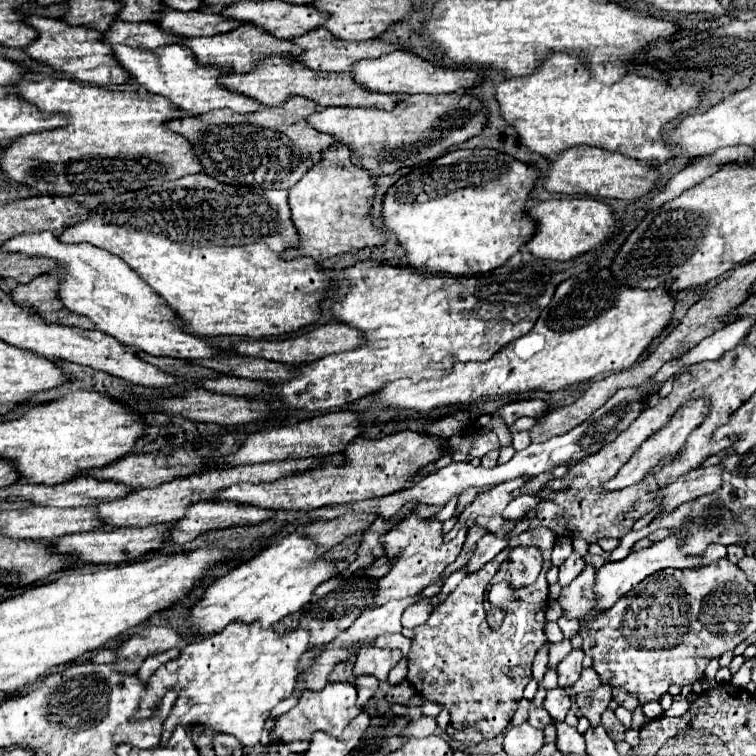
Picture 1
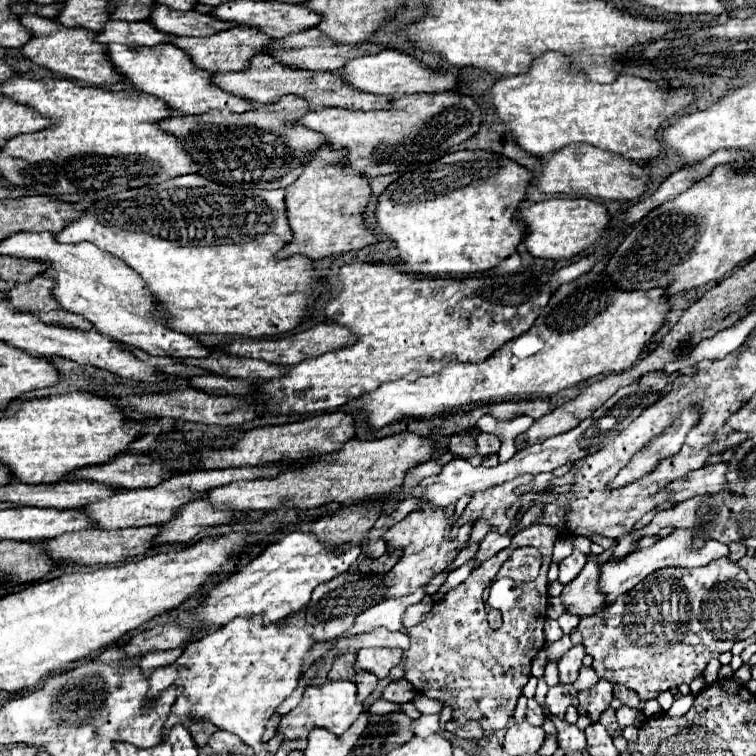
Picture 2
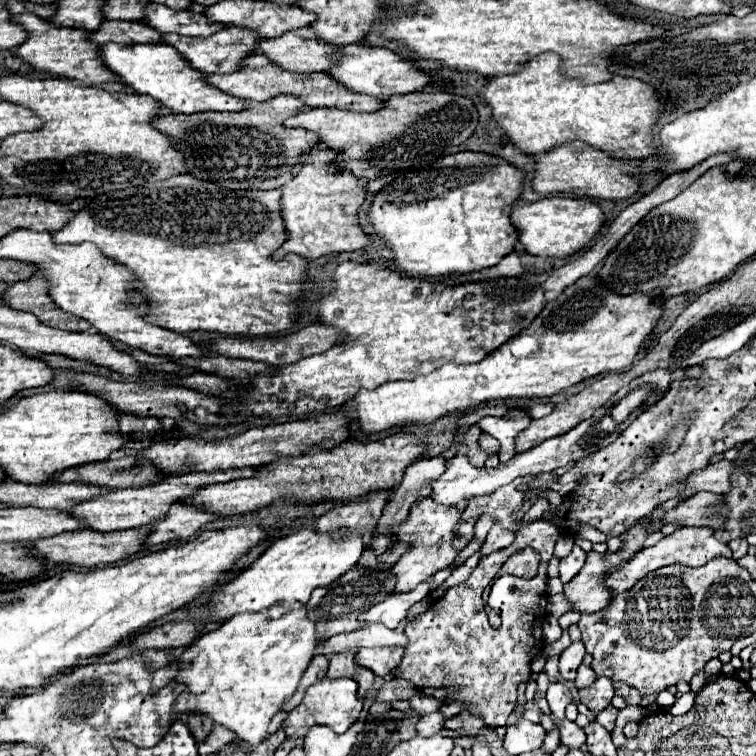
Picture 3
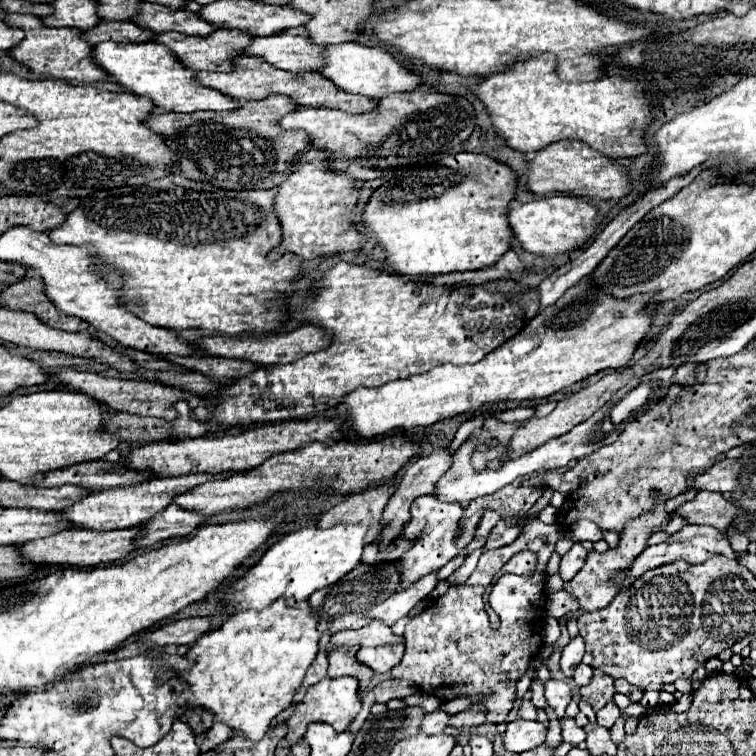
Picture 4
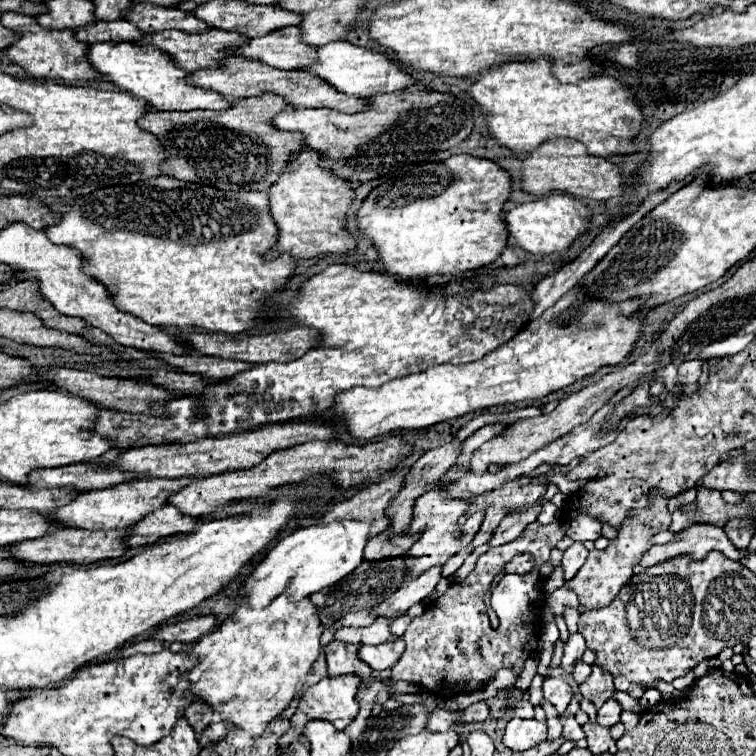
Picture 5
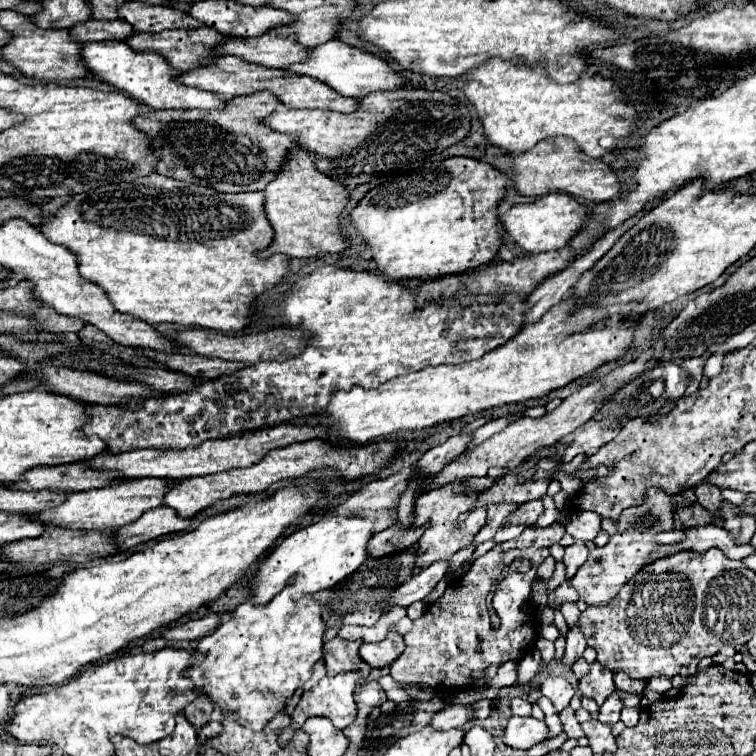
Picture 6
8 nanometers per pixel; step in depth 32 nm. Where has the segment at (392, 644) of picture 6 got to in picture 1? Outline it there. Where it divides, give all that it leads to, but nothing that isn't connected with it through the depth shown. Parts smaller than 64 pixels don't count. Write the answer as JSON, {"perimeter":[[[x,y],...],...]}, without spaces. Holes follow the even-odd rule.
{"perimeter":[[[364,648],[354,664],[354,676],[376,676],[378,680],[386,680],[388,672],[400,662],[400,650],[382,650],[382,648]]]}

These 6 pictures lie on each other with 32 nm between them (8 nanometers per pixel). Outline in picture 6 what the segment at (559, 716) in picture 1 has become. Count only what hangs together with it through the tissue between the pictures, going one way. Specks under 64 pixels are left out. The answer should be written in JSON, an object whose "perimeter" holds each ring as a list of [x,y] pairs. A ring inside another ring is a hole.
{"perimeter":[[[548,676],[548,678],[542,682],[540,692],[556,706],[558,712],[562,712],[562,710],[568,706],[570,698],[574,696],[574,688],[572,688],[572,686],[568,684],[568,680],[562,678],[562,676]]]}

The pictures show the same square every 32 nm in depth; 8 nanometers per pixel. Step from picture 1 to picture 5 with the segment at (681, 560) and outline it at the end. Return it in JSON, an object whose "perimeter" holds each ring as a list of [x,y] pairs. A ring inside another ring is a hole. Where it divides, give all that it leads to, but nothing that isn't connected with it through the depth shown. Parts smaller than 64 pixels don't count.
{"perimeter":[[[692,524],[676,534],[676,538],[668,544],[652,546],[642,560],[634,566],[634,574],[642,574],[646,568],[672,560],[676,556],[688,556],[692,560],[704,560],[708,552],[722,552],[730,560],[740,560],[748,554],[748,550],[736,550],[728,540],[726,532],[718,526],[710,524]]]}

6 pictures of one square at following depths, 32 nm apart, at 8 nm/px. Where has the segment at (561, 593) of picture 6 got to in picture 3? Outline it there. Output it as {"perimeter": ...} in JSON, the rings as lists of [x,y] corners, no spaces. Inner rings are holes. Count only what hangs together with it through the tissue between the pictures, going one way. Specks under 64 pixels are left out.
{"perimeter":[[[556,594],[556,596],[548,598],[548,616],[560,618],[568,610],[572,610],[572,604],[564,598],[564,594]]]}

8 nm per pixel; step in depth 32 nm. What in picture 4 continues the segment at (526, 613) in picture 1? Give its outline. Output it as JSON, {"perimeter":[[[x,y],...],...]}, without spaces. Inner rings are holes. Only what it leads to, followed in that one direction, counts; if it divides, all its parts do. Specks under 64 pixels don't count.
{"perimeter":[[[534,518],[522,526],[520,536],[512,544],[484,552],[476,570],[464,584],[450,586],[442,598],[408,622],[404,632],[406,654],[402,662],[392,668],[392,678],[406,678],[422,688],[422,692],[432,694],[442,702],[470,698],[472,704],[484,706],[486,722],[506,722],[506,716],[516,700],[516,682],[526,674],[528,662],[540,652],[542,646],[540,628],[546,616],[546,562],[562,536],[564,530],[558,524],[544,524]],[[522,550],[532,550],[538,554],[538,568],[530,578],[500,576],[496,580],[492,586],[492,608],[500,616],[502,624],[492,630],[482,602],[484,590],[500,568]],[[454,686],[464,686],[464,690],[450,690]]]}

